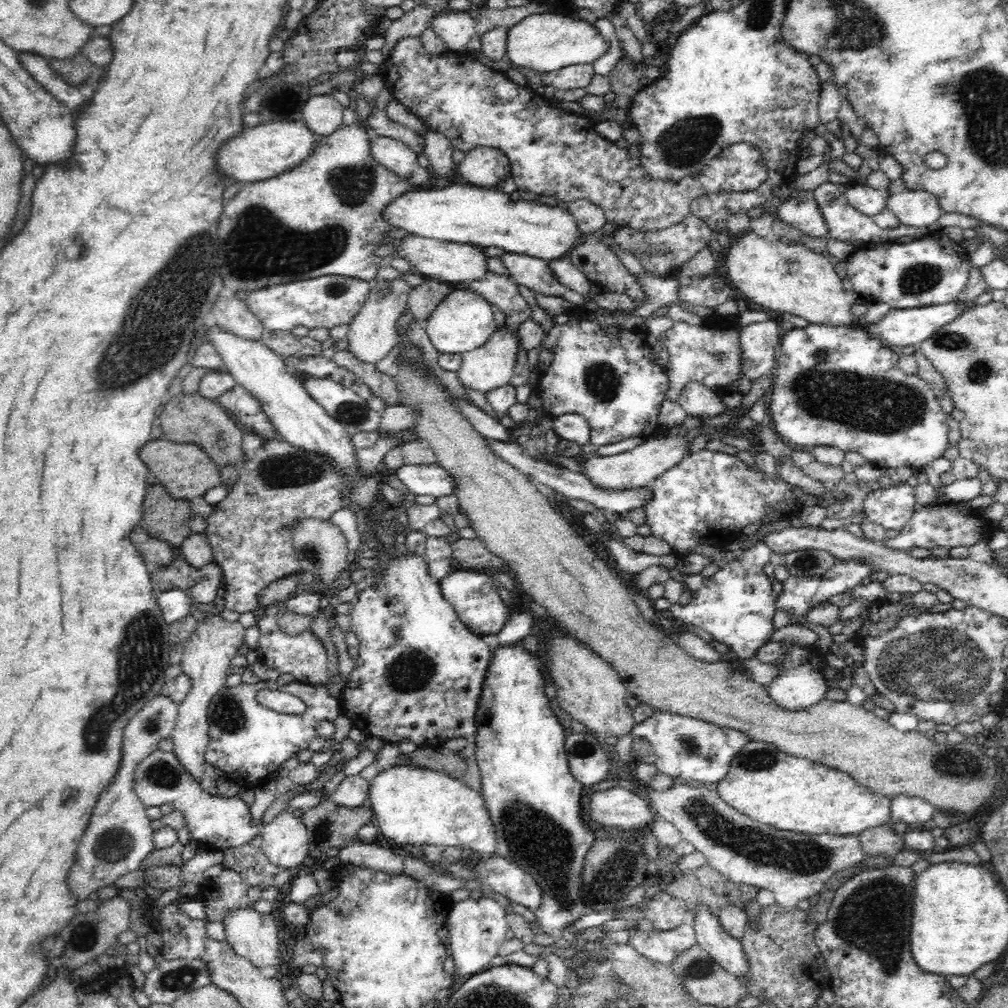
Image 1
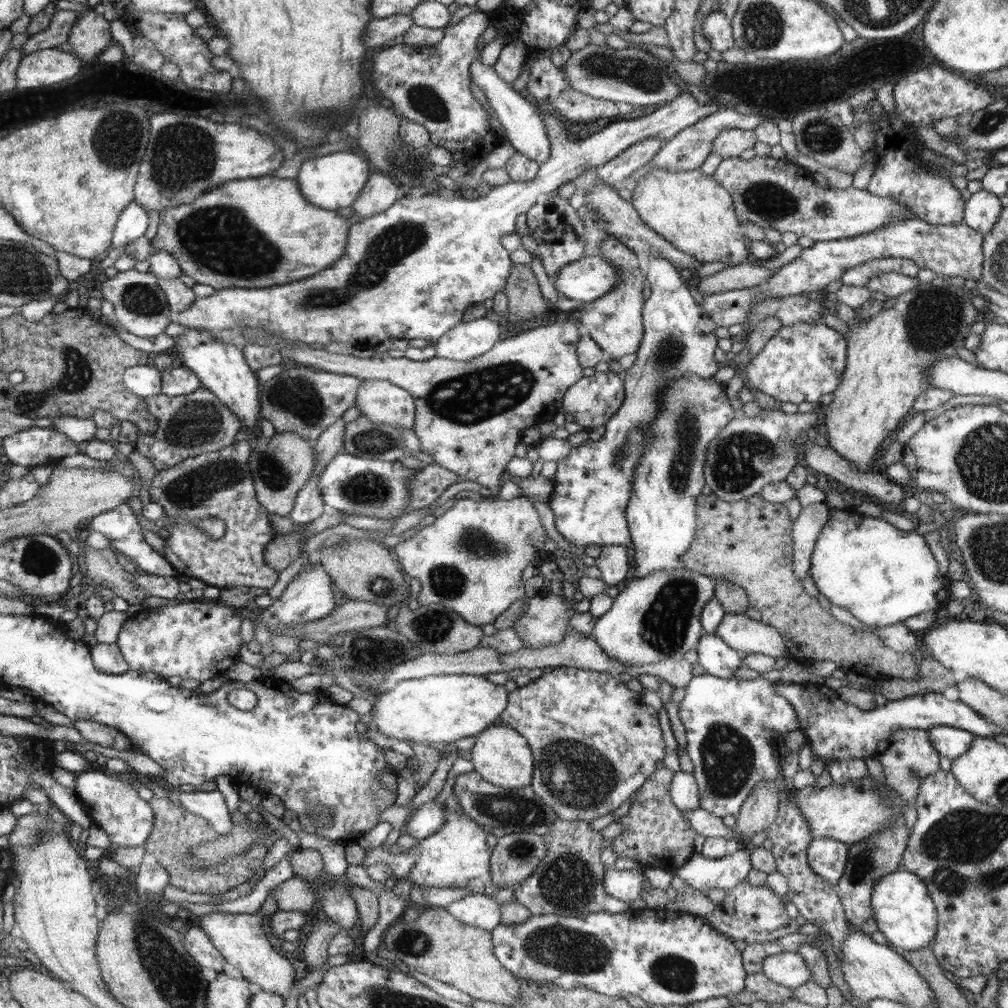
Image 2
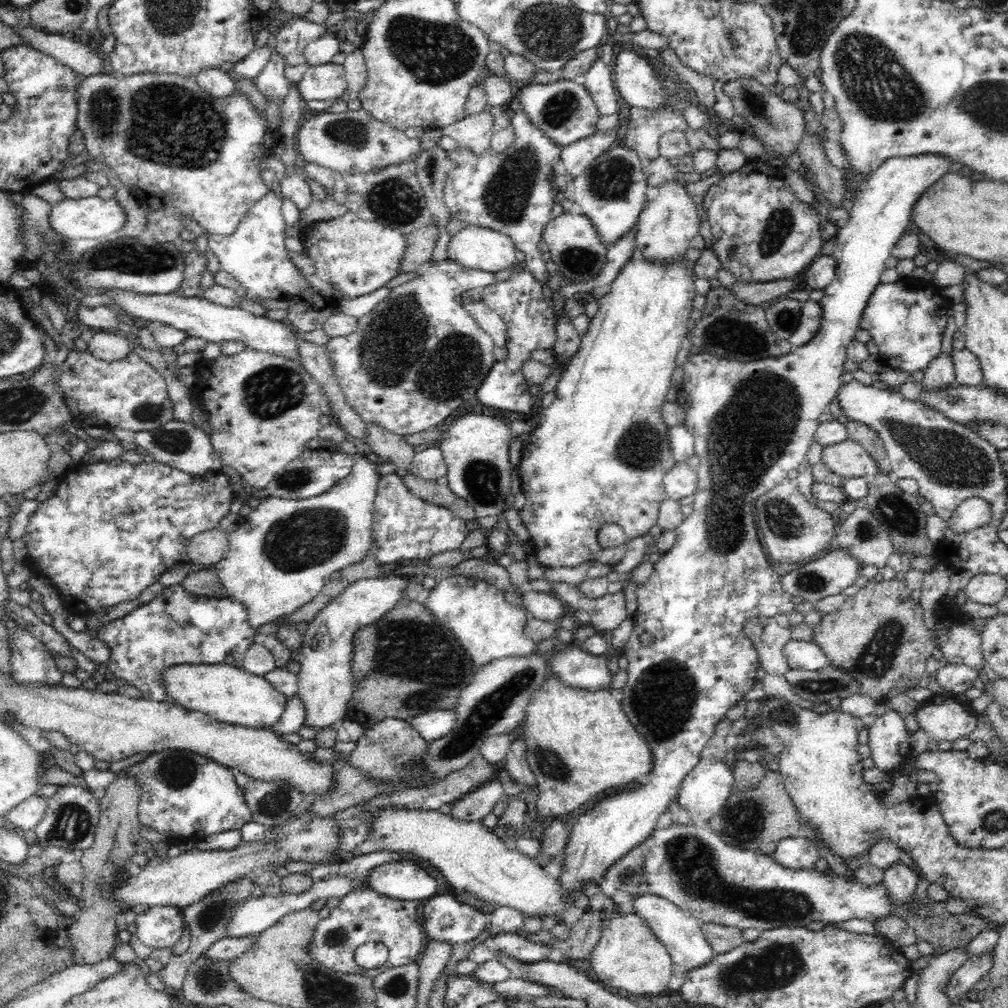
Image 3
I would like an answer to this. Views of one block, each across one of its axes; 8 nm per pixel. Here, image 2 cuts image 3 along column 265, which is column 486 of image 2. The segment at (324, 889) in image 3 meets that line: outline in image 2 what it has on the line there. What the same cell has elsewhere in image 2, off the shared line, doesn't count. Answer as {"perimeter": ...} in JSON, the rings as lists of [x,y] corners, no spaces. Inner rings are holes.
{"perimeter":[[[473,891],[462,900],[450,904],[446,910],[463,924],[491,931],[501,924],[500,908],[491,897],[481,891]]]}

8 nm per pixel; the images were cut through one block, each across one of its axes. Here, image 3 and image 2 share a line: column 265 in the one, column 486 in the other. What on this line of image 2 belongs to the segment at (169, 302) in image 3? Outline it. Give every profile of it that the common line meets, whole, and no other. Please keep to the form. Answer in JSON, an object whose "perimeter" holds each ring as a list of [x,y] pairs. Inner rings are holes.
{"perimeter":[[[487,317],[470,320],[452,327],[435,342],[436,356],[456,361],[467,361],[486,355],[505,333],[505,324]]]}

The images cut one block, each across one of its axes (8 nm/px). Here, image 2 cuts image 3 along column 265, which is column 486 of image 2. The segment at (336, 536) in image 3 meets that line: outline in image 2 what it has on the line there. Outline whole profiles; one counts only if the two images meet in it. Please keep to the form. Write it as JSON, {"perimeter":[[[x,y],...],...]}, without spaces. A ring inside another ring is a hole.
{"perimeter":[[[526,496],[511,500],[500,497],[483,497],[483,500],[462,498],[454,503],[433,524],[427,525],[409,540],[394,546],[394,552],[399,556],[404,572],[416,577],[421,586],[417,601],[420,605],[438,603],[458,613],[468,624],[484,626],[494,623],[511,604],[526,597],[523,570],[530,563],[541,564],[546,556],[544,550],[546,530],[540,522],[534,503]]]}

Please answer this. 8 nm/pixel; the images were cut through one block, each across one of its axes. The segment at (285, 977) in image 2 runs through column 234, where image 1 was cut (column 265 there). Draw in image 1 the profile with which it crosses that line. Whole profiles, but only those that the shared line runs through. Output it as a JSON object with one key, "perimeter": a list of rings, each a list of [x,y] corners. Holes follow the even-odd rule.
{"perimeter":[[[242,907],[240,909],[228,910],[222,916],[222,922],[225,925],[226,941],[230,943],[231,951],[238,957],[250,961],[258,968],[264,966],[276,967],[276,976],[283,973],[283,959],[280,958],[280,938],[278,937],[278,926],[272,914],[260,914],[251,907]]]}

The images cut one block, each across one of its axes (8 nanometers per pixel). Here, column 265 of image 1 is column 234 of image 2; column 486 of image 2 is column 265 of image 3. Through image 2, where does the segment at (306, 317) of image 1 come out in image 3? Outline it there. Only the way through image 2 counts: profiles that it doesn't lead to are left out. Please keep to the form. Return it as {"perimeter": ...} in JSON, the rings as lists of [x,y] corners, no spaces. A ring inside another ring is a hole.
{"perimeter":[[[270,190],[248,209],[232,233],[207,234],[208,249],[218,258],[220,269],[232,274],[246,288],[244,294],[250,298],[289,298],[302,291],[314,290],[288,257],[284,244],[287,226],[282,217],[282,202]]]}

